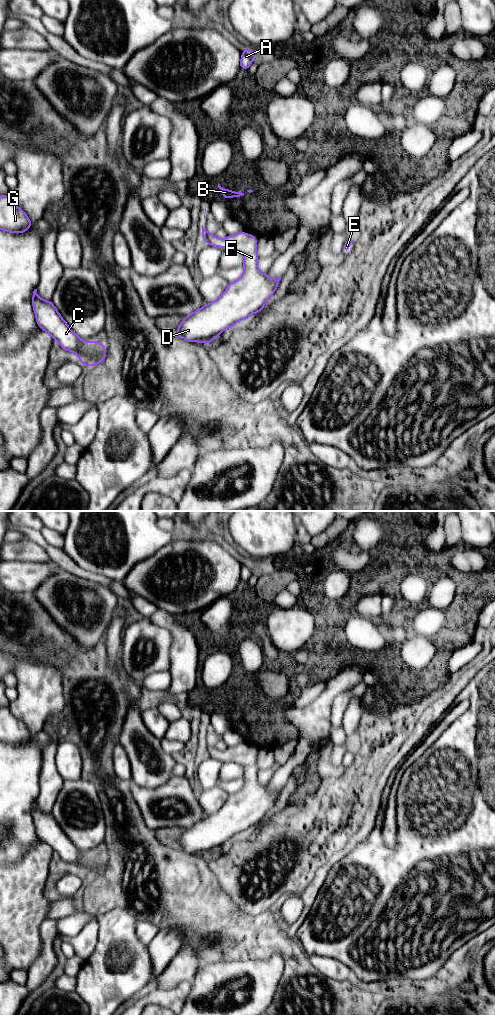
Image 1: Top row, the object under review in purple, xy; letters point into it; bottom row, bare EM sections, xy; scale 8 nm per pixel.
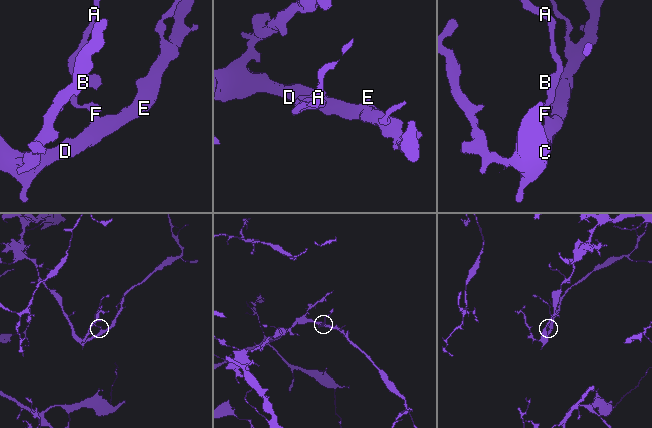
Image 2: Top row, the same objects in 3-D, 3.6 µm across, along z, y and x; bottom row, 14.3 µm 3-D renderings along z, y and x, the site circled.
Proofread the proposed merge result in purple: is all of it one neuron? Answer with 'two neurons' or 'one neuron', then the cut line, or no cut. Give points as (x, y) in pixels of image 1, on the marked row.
one neuron | no cut

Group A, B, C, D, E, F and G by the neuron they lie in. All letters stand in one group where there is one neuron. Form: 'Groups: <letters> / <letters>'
Groups: A B C D E F G

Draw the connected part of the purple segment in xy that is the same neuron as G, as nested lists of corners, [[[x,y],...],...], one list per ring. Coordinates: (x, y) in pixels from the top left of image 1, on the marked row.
[[[0,195],[0,229],[11,233],[23,233],[31,228],[31,220],[16,206],[9,195]]]

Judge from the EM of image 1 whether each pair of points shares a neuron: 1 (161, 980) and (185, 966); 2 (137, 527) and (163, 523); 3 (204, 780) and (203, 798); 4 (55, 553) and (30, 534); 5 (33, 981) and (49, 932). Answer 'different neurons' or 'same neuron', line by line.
1: same neuron
2: different neurons
3: different neurons
4: same neuron
5: same neuron

